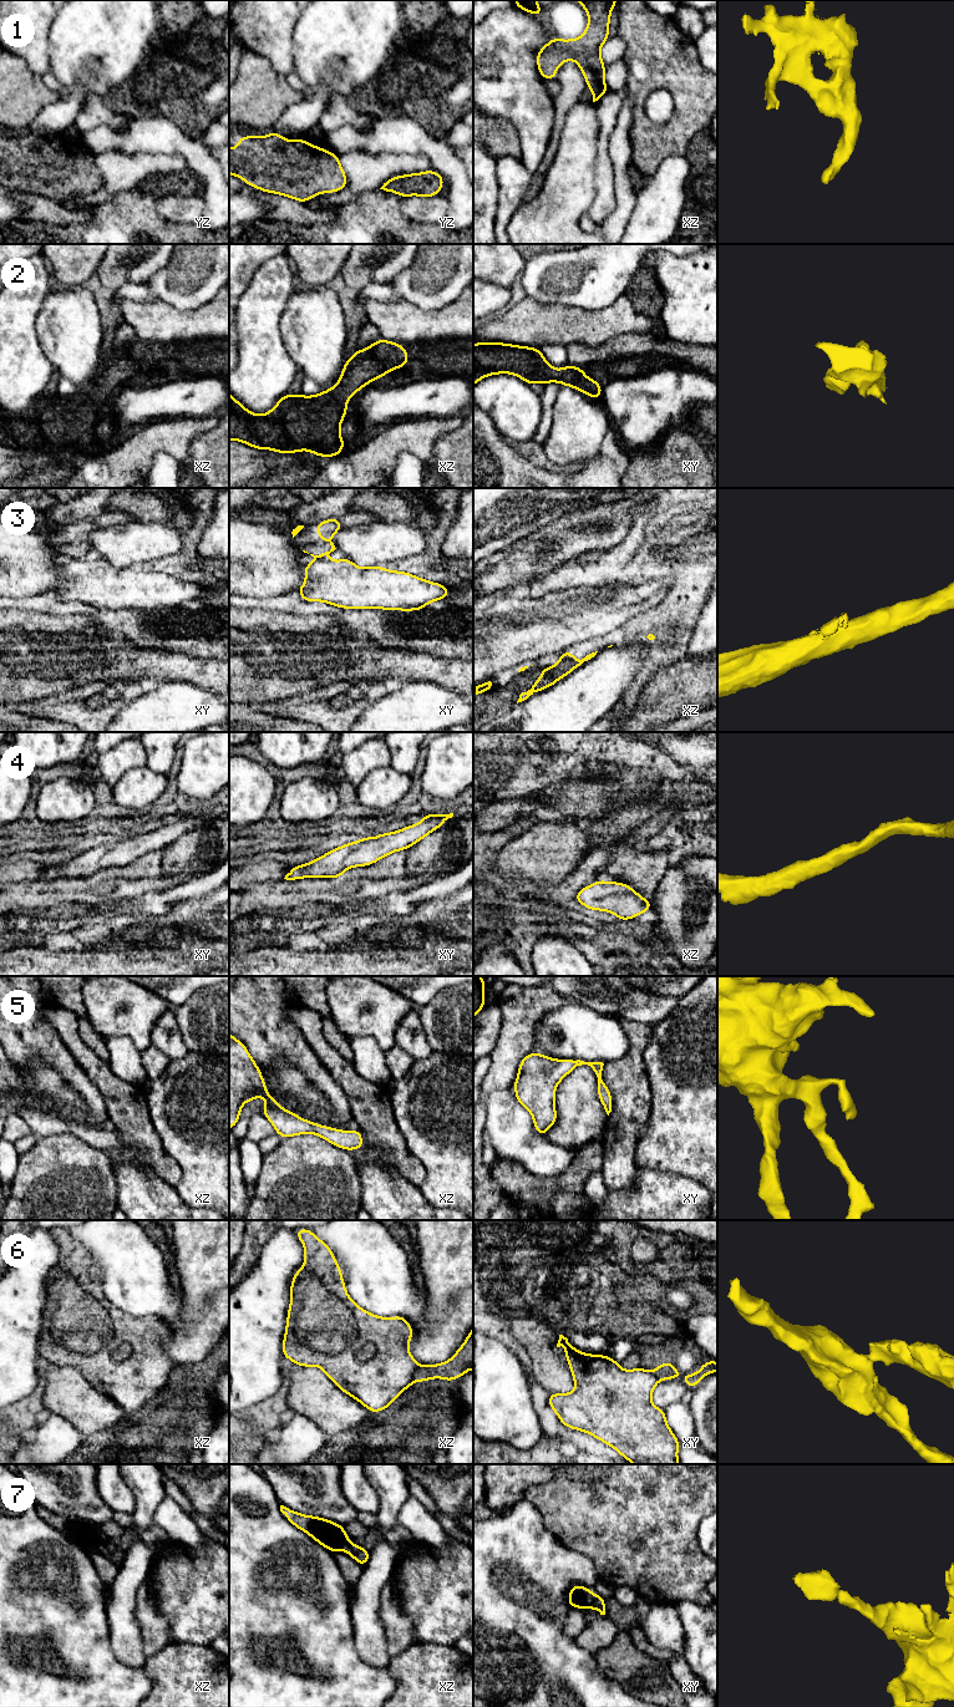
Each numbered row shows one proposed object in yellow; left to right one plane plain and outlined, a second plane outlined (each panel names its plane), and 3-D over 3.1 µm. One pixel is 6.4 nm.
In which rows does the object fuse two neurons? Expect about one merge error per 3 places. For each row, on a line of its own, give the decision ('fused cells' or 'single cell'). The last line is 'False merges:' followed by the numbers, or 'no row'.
1: single cell
2: single cell
3: fused cells
4: single cell
5: single cell
6: fused cells
7: single cell
False merges: 3, 6

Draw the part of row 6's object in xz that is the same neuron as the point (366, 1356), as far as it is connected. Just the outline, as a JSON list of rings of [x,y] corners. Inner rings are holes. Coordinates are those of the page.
[[[309,1229],[294,1230],[304,1245],[305,1260],[290,1285],[290,1305],[283,1356],[303,1367],[316,1366],[346,1394],[370,1412],[386,1409],[415,1382],[420,1365],[409,1351],[413,1336],[402,1316],[380,1317],[352,1301],[341,1267],[330,1248]]]

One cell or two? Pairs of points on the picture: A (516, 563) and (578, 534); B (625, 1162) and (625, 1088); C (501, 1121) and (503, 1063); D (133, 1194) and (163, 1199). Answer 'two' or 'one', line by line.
A: one
B: one
C: two
D: one

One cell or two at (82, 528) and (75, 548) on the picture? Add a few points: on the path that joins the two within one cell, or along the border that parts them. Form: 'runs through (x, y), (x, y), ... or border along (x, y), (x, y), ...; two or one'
runs through (77, 533), (75, 543); one

